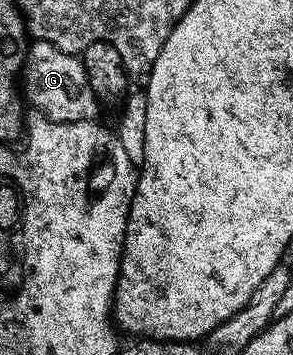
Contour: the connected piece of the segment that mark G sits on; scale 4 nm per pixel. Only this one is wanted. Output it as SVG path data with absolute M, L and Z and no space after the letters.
M32 40L23 59L21 93L36 114L43 113L53 123L91 123L99 113L101 98L89 83L82 60L76 54L61 51L53 43Z

